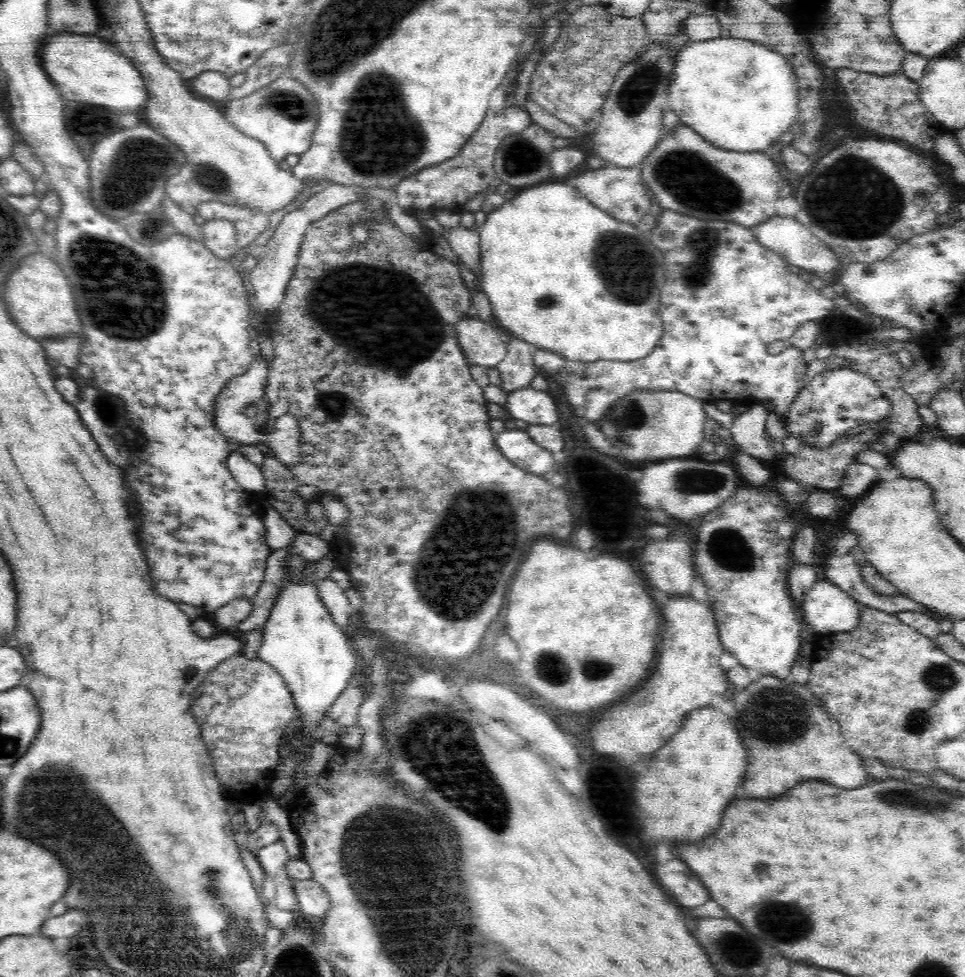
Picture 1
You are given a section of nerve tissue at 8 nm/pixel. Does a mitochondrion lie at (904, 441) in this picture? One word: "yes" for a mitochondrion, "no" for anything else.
no

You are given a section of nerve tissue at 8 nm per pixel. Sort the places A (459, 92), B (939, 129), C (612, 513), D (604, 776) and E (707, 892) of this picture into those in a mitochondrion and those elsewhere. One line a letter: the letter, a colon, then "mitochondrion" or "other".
A: other
B: other
C: other
D: other
E: other

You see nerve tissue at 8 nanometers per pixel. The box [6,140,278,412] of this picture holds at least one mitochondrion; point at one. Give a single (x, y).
(104, 269)

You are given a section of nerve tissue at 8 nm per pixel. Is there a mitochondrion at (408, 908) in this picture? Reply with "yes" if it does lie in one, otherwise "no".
yes

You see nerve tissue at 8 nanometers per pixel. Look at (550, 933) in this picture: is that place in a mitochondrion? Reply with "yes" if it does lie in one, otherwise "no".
no

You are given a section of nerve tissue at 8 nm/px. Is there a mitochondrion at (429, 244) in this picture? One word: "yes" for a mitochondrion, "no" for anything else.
no

